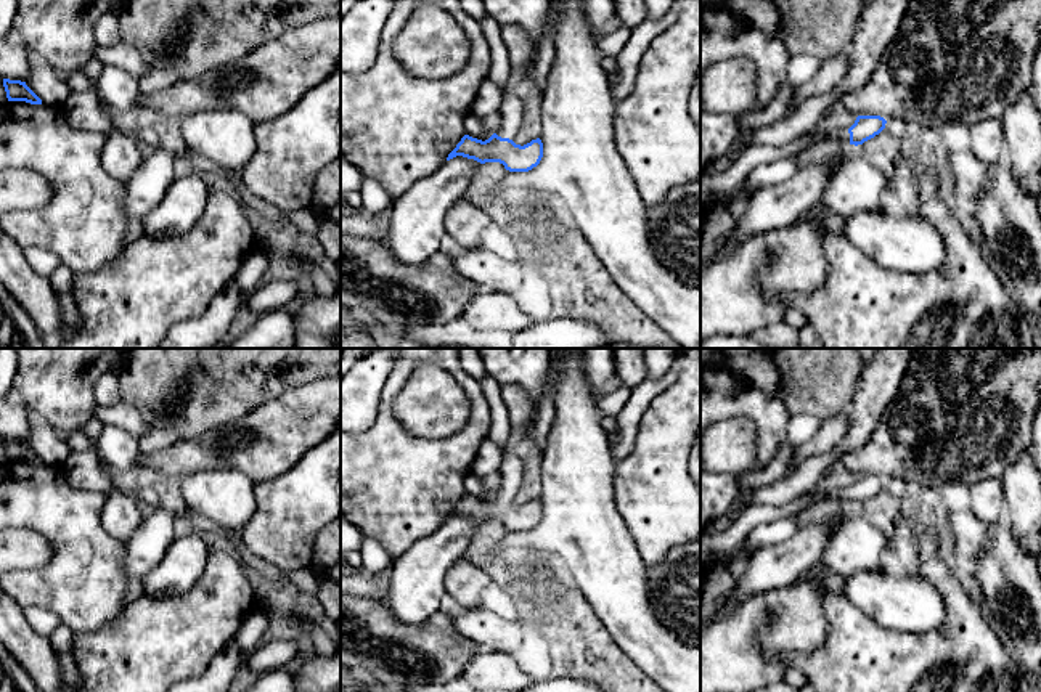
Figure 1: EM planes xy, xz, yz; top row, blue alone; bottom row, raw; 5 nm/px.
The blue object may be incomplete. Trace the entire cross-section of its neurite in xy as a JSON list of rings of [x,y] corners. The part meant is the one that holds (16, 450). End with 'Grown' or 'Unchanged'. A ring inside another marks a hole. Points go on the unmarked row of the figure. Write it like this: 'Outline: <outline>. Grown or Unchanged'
Outline: [[[3,438],[3,446],[8,461],[26,461],[31,464],[42,464],[42,459],[21,440]]]. Unchanged

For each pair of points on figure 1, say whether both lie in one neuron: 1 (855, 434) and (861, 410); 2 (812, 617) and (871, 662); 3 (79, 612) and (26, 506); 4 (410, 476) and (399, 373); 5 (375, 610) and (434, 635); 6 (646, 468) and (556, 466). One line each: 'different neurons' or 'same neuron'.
1: same neuron
2: different neurons
3: same neuron
4: same neuron
5: same neuron
6: different neurons

